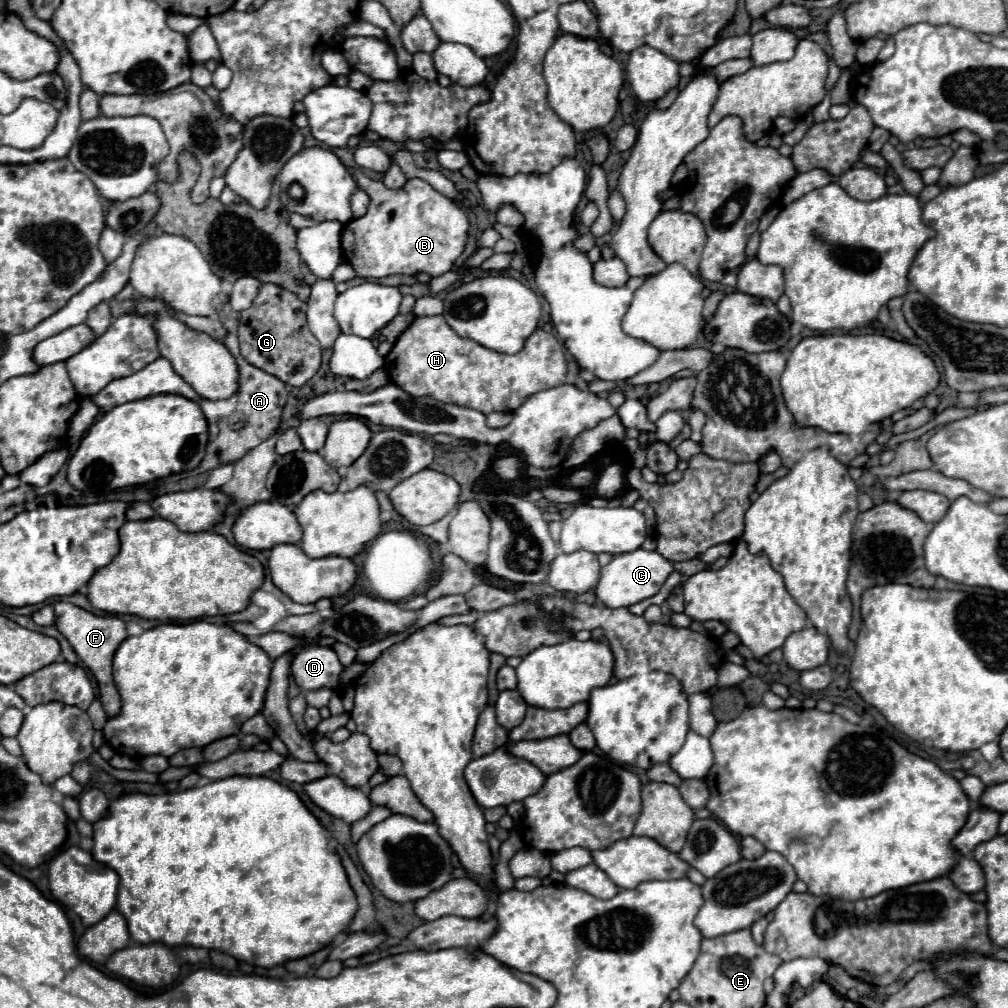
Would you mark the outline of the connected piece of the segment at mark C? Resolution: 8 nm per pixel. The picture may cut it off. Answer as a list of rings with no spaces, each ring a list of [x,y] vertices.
[[[634,550],[628,554],[618,554],[612,558],[610,564],[600,568],[600,582],[596,586],[596,598],[608,608],[622,608],[622,606],[632,606],[644,598],[654,596],[662,584],[666,582],[668,574],[672,572],[672,562],[664,560],[658,552],[648,552],[648,550]]]

